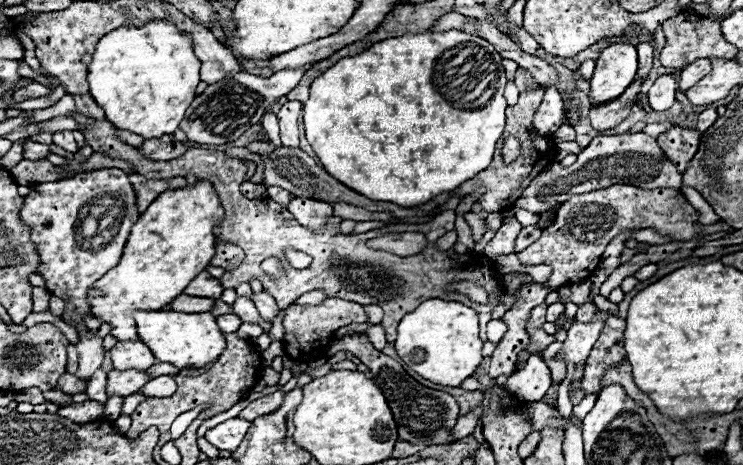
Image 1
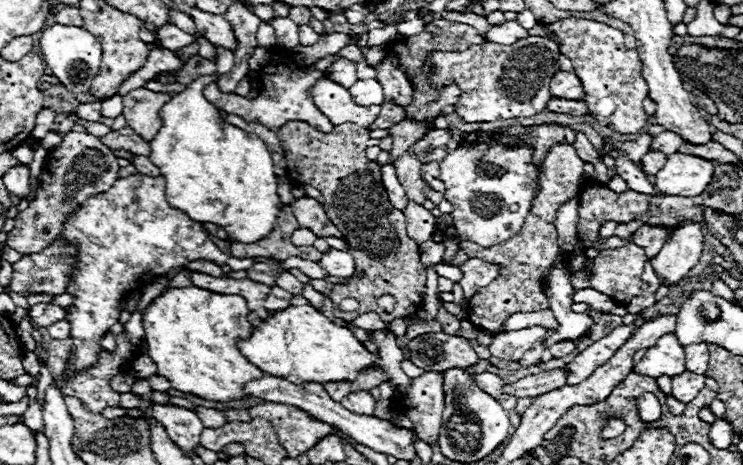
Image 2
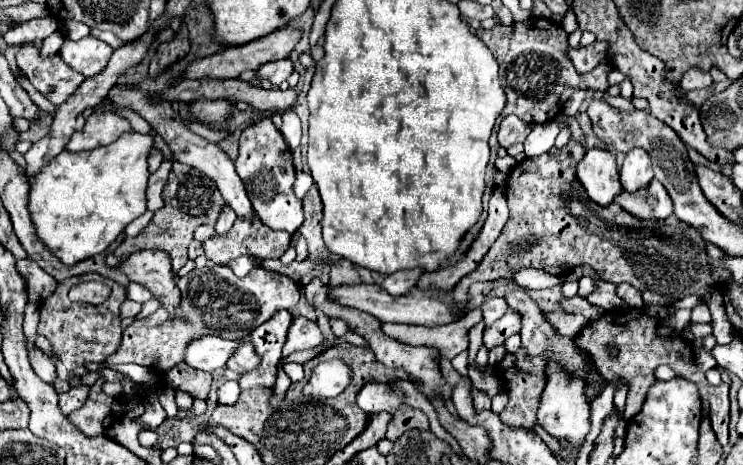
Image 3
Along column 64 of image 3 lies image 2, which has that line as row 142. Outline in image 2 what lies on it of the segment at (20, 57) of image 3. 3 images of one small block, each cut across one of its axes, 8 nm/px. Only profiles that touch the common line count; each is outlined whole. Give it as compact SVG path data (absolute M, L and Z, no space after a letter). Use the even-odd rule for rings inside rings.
M68 132L62 146L48 152L38 176L36 200L14 218L16 224L8 232L6 246L20 254L36 254L44 250L60 236L62 224L74 212L74 204L82 204L88 196L106 192L106 188L118 180L118 170L118 158L96 136L88 132Z

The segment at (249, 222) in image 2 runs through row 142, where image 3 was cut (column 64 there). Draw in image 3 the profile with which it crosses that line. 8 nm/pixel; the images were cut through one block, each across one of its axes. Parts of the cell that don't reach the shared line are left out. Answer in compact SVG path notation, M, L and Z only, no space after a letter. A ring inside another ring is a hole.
M124 134L108 146L90 152L64 150L44 170L30 178L28 210L36 238L66 266L104 252L118 234L146 212L148 152L152 136Z

